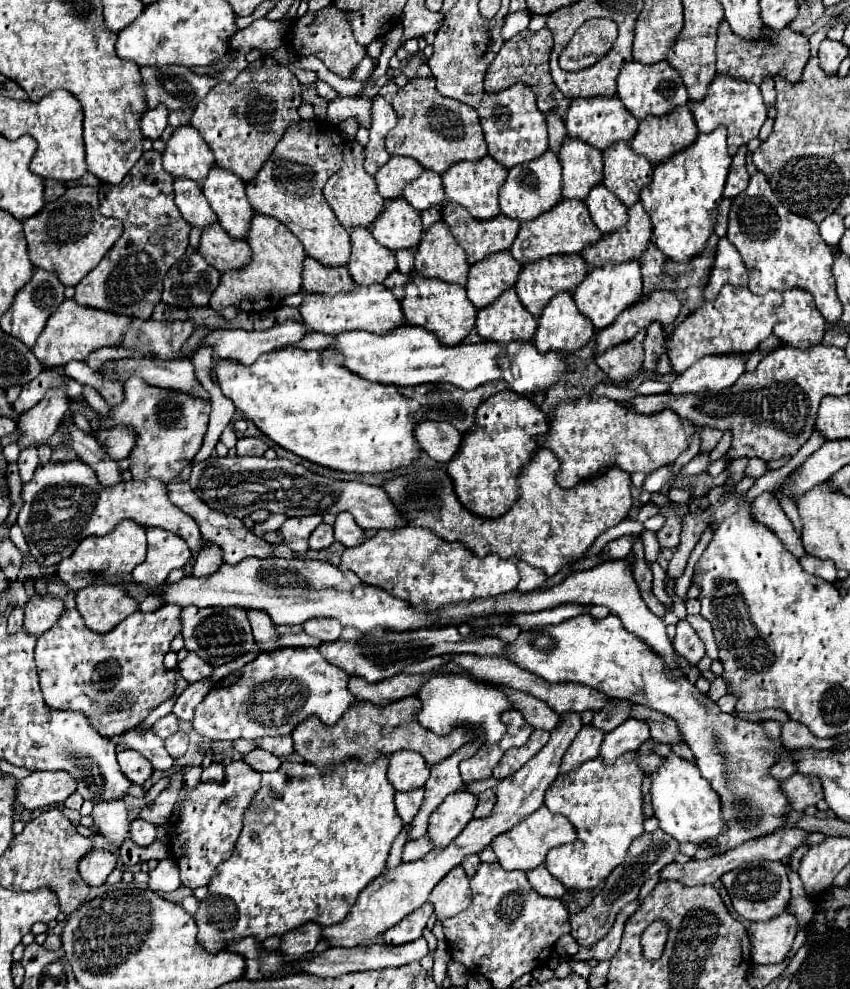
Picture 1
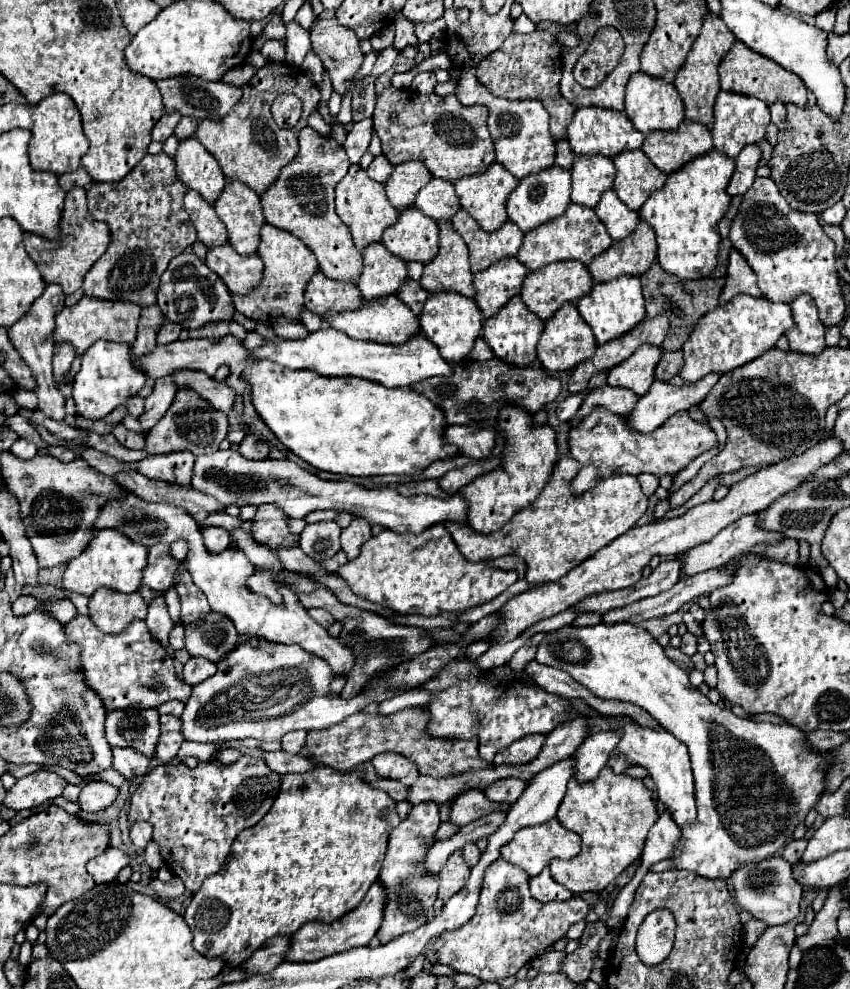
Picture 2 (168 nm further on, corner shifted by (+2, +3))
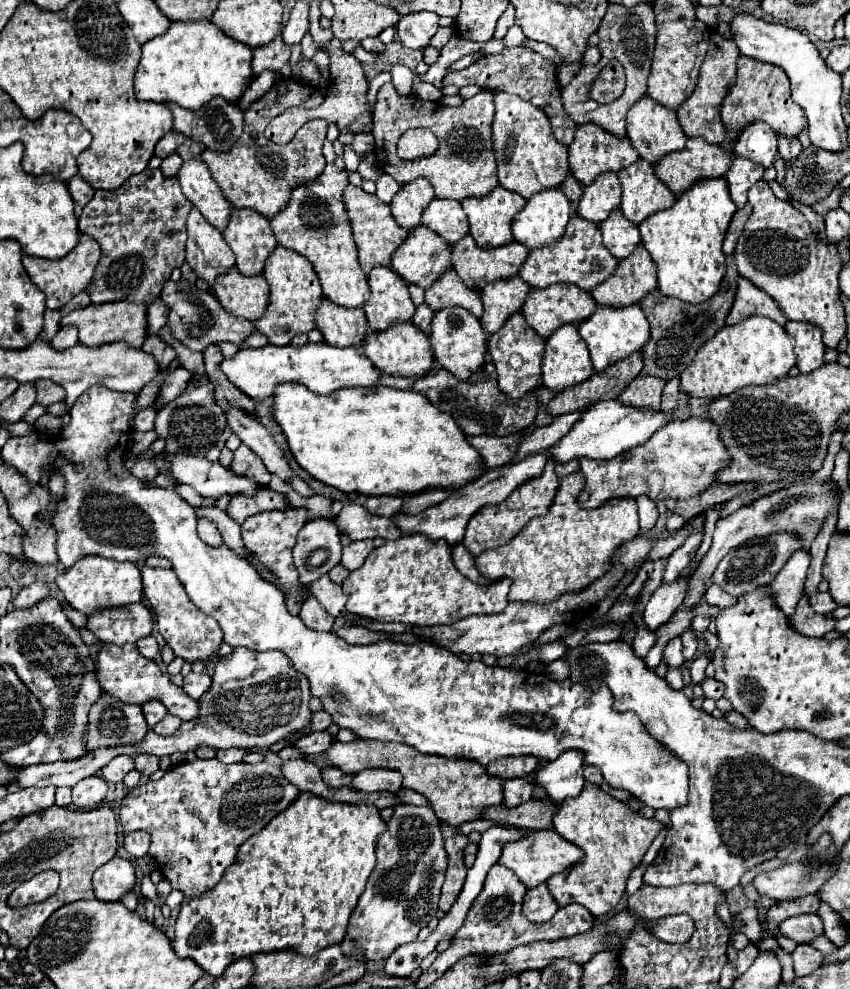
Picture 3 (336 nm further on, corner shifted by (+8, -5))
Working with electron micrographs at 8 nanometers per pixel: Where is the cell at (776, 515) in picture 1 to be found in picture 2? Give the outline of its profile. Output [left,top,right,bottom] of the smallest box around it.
[680,515,782,579]

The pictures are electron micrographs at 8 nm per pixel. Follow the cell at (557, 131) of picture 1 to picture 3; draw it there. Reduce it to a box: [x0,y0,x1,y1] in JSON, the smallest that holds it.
[560,173,580,205]

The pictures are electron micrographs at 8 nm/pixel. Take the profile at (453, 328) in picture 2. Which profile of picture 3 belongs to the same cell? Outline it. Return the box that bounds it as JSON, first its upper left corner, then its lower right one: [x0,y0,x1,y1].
[430,307,486,379]

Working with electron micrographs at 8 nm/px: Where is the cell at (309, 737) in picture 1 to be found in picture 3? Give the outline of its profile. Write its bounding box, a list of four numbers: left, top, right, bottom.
[324,739,502,827]

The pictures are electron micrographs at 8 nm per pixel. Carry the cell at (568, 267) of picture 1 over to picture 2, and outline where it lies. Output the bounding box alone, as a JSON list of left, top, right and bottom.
[520,261,594,321]

